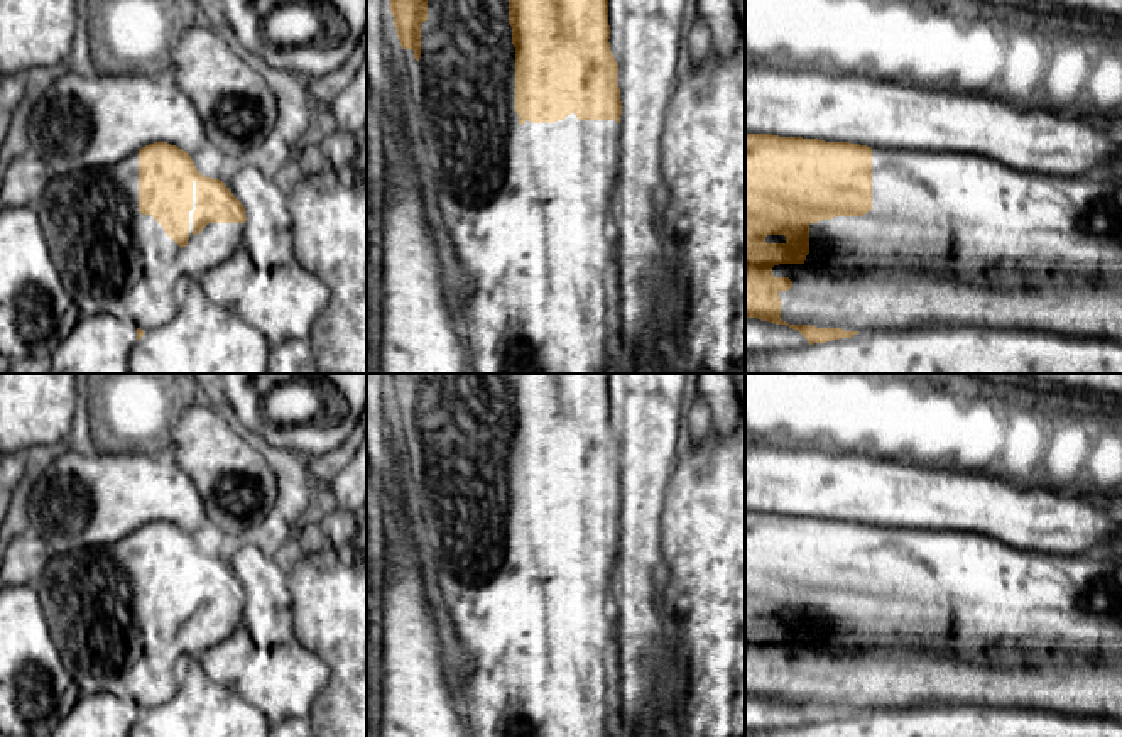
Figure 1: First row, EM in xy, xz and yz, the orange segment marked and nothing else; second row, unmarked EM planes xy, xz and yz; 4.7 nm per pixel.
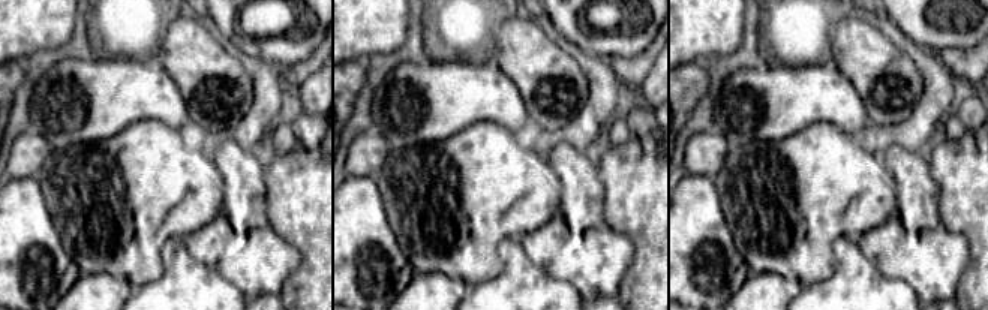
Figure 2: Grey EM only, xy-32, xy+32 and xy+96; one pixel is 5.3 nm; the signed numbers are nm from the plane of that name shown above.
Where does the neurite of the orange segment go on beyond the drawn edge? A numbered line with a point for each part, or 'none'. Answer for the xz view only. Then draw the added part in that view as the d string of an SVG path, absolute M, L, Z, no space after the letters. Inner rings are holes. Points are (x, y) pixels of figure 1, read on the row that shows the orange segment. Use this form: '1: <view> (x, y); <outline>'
1: xz (528, 207); M428 0L428 20L421 24L421 57L402 49L412 117L421 132L424 183L436 199L443 223L455 243L461 287L460 318L471 362L471 374L632 374L632 358L622 345L615 318L613 260L618 250L612 230L612 196L617 181L620 123L578 120L575 113L554 123L519 123L515 112L515 47L509 24L509 0Z

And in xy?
1: xy (115, 261); M139 152L112 166L54 174L32 208L51 259L59 267L64 287L78 309L91 316L113 314L130 319L144 331L166 325L176 316L174 286L182 276L199 279L243 245L245 223L208 223L198 235L193 233L196 181L193 181L186 247L181 248L150 215L142 215Z

